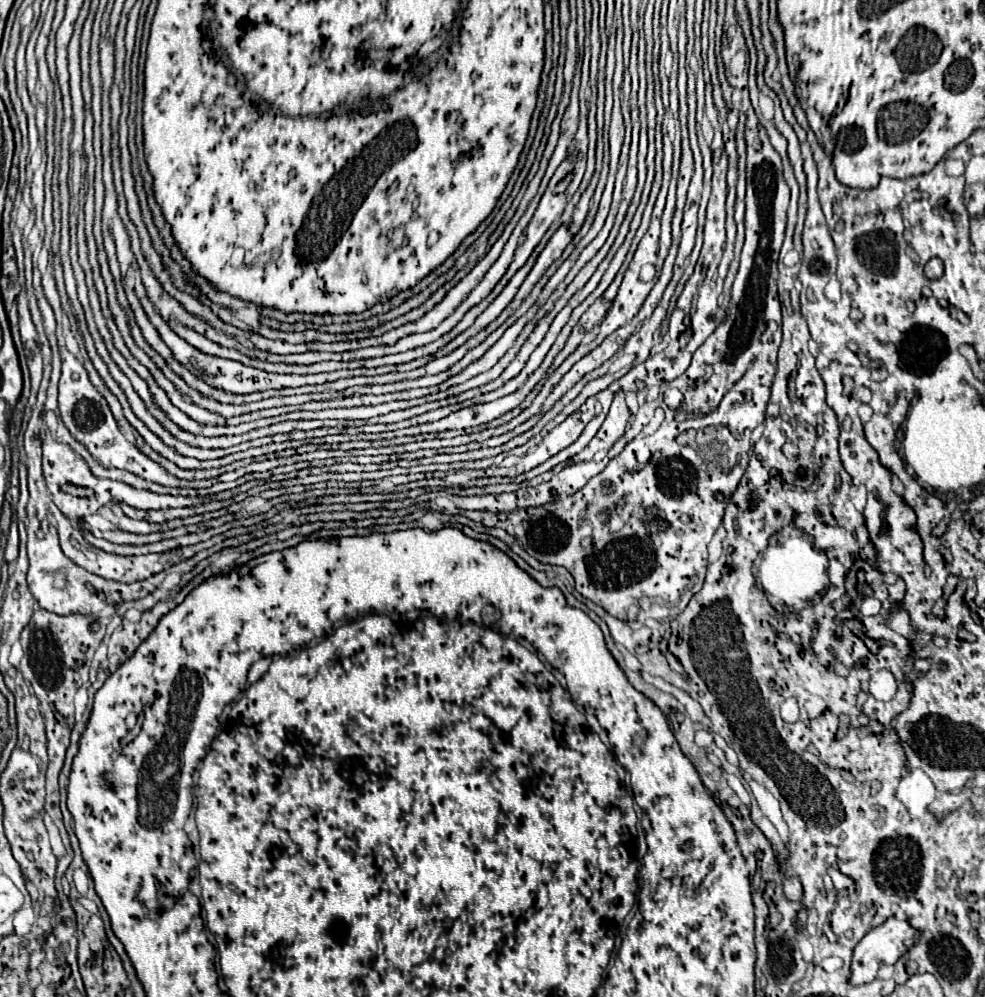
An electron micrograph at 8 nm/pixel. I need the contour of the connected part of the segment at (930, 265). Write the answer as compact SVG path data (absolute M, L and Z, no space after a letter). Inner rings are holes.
M936 257L930 259L924 267L924 275L928 279L938 279L938 277L942 277L942 273L944 273L944 263L940 263L940 259L936 259Z

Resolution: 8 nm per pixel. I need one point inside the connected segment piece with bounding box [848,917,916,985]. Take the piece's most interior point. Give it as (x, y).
(884, 945)

